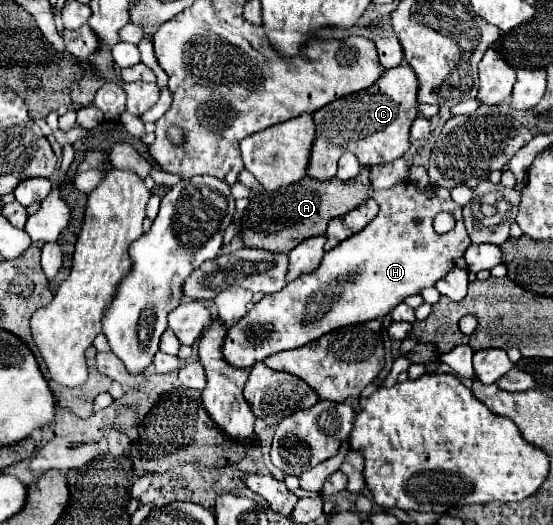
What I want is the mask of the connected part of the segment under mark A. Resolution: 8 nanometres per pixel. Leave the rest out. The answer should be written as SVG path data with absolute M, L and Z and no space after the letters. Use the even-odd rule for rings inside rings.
M363 168L359 176L349 182L337 178L321 182L305 176L299 182L279 188L275 192L261 192L259 196L251 198L241 218L245 246L265 248L269 252L291 252L305 238L325 234L329 220L355 210L369 198L369 192L371 182L367 168Z

